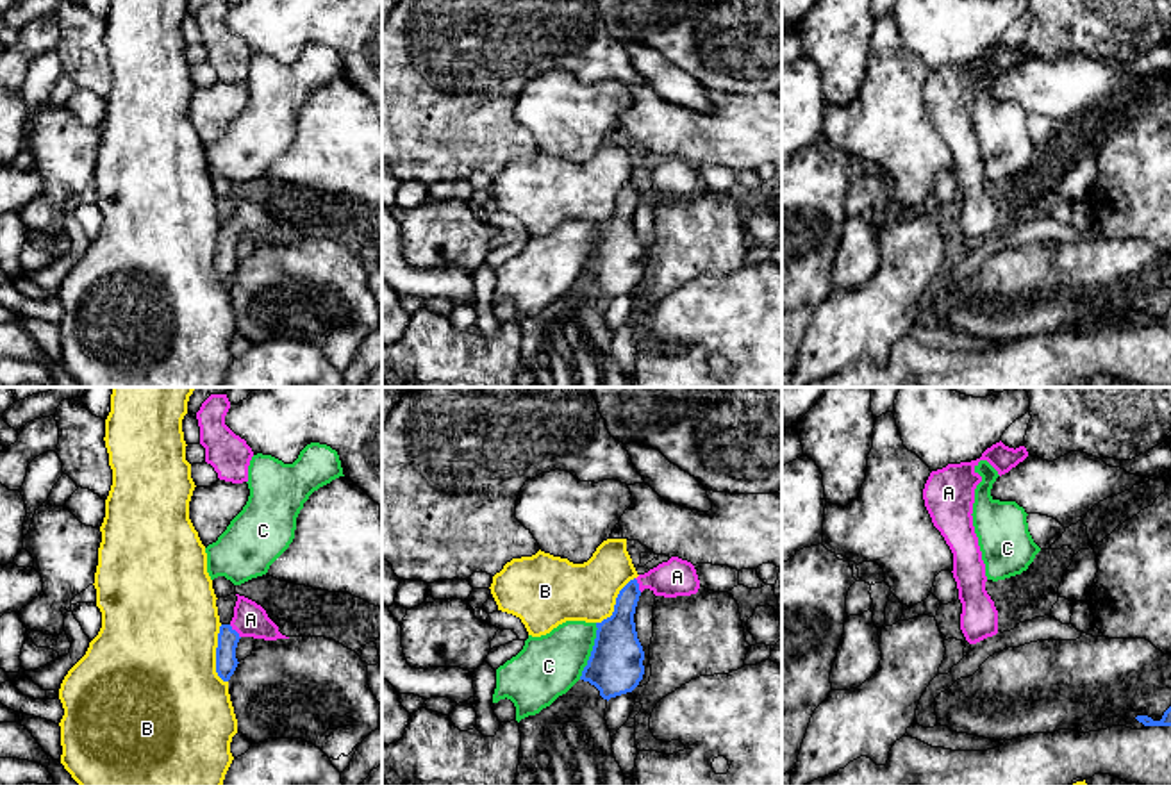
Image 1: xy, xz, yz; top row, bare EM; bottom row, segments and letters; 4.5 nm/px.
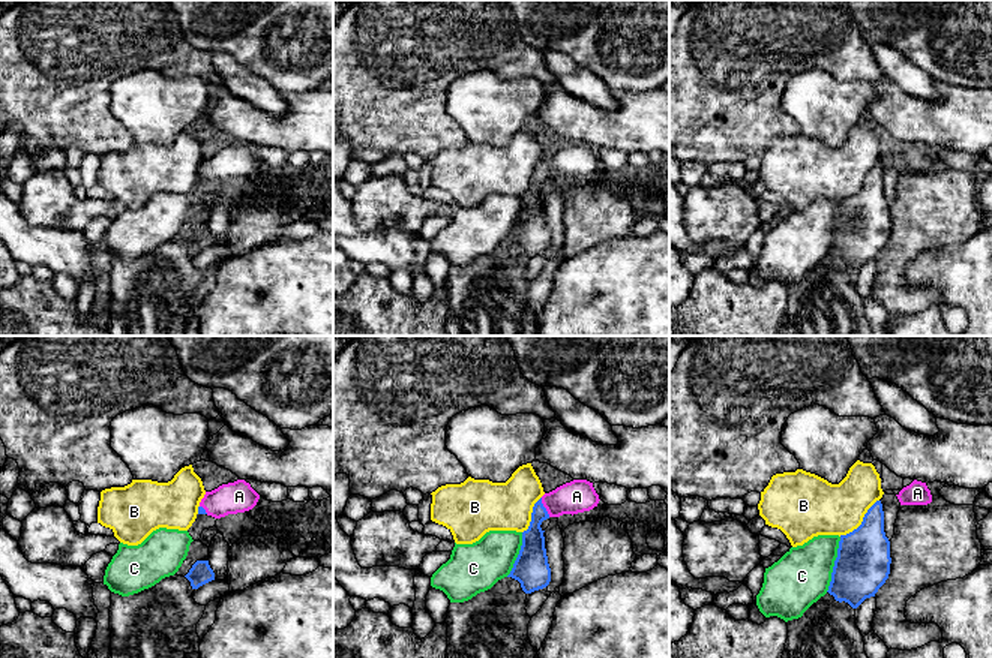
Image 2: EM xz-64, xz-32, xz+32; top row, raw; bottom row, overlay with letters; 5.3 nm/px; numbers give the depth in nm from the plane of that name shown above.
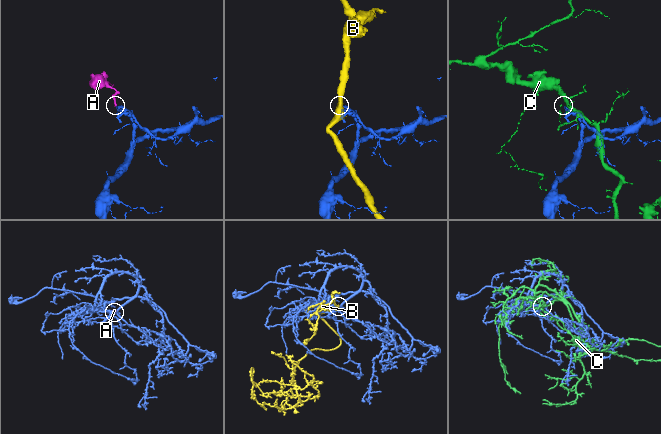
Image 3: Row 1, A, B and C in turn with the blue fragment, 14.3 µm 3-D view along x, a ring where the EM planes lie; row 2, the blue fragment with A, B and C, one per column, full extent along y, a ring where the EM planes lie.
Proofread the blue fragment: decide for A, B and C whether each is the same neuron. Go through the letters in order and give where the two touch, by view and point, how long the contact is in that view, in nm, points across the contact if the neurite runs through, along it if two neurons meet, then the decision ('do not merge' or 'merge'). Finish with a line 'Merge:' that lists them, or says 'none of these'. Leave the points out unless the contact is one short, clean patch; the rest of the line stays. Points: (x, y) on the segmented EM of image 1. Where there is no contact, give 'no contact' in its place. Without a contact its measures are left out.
A: meets blue in xy at (236, 632); contact 80 nm long; runs through xy (227, 639), (236, 632), (250, 619); merge
B: meets blue in xy at (216, 655); contact 260 nm long; do not merge
C: meets blue in xz at (591, 652); contact 260 nm long; do not merge
Merge: A

